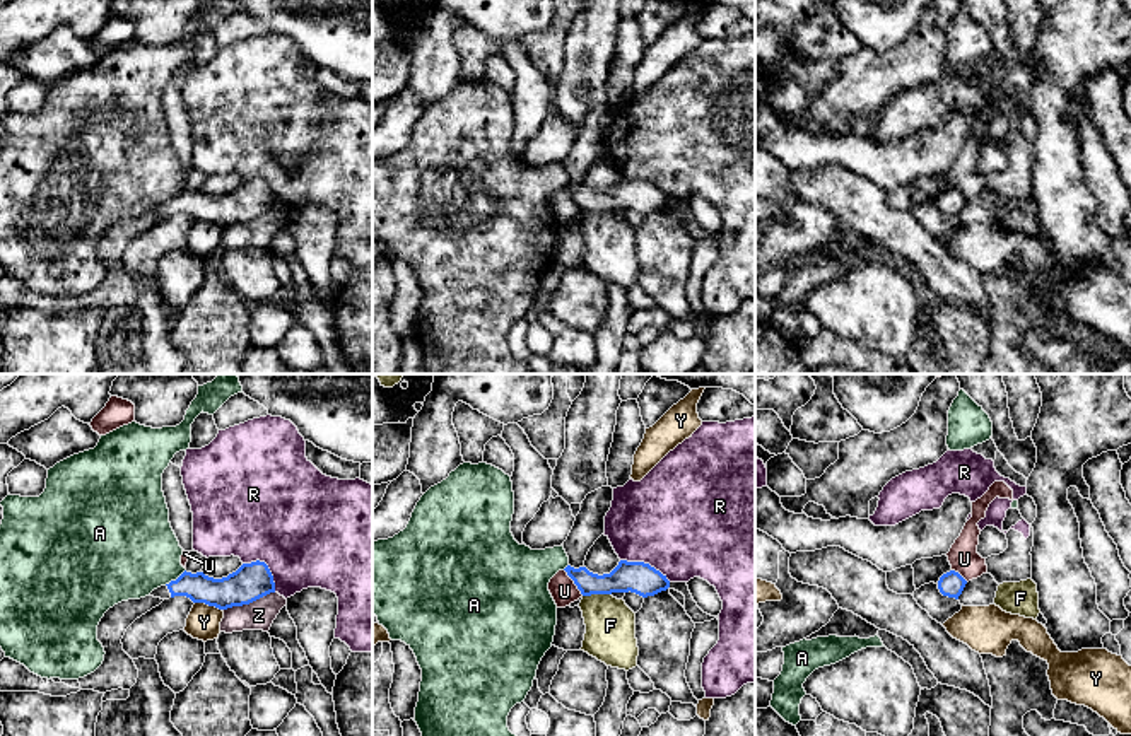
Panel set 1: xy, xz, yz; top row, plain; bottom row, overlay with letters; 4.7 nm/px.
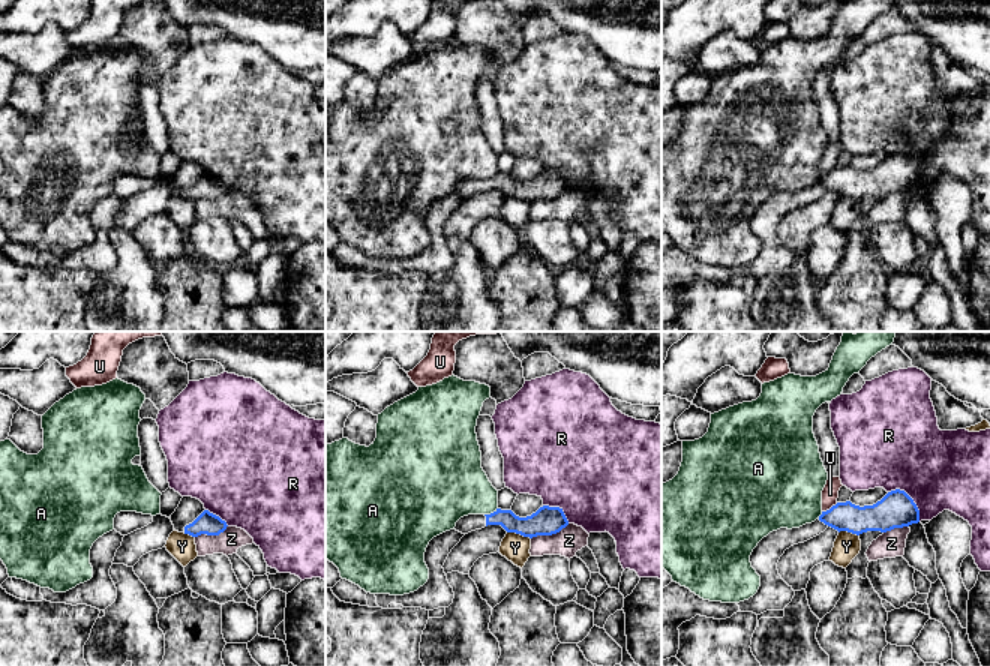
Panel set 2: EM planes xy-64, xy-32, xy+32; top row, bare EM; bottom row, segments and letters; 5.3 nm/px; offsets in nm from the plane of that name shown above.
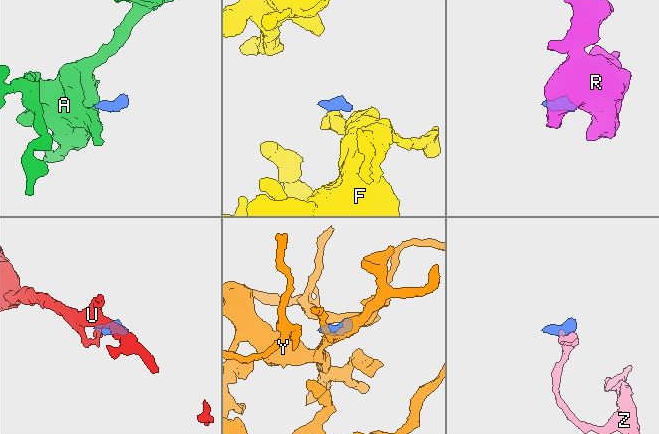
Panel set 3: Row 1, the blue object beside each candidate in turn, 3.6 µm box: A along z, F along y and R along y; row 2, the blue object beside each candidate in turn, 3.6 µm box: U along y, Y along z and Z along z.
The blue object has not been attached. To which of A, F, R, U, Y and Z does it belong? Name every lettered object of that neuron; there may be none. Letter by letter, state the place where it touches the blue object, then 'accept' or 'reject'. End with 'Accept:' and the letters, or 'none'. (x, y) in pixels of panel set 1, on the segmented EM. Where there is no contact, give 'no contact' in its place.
A: xy (176, 579) | reject
F: xz (597, 593) | reject
R: xy (267, 567) | reject
U: xz (574, 583) | reject
Y: xy (209, 605) | reject
Z: xy (248, 603) | reject
Accept: none

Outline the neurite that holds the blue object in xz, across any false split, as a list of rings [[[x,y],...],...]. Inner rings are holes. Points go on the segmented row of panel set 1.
[[[620,560],[610,574],[593,574],[586,567],[564,569],[583,596],[636,593],[642,598],[654,596],[670,587],[670,581],[659,570],[644,562]]]

